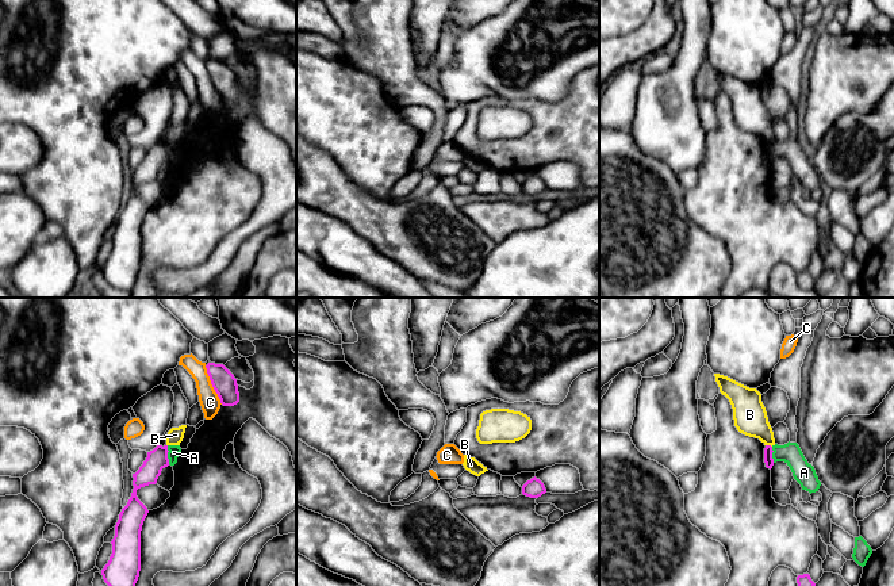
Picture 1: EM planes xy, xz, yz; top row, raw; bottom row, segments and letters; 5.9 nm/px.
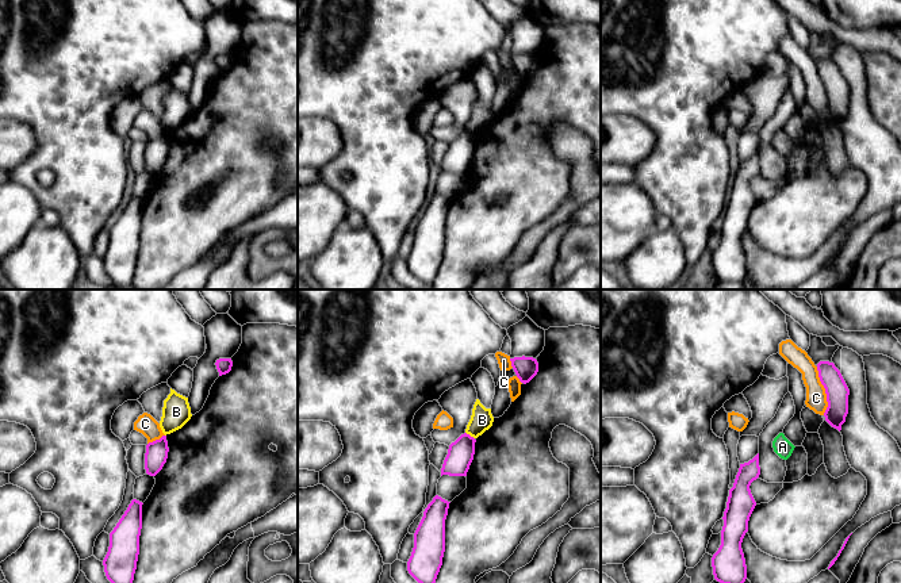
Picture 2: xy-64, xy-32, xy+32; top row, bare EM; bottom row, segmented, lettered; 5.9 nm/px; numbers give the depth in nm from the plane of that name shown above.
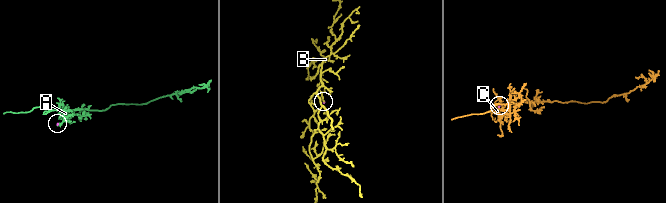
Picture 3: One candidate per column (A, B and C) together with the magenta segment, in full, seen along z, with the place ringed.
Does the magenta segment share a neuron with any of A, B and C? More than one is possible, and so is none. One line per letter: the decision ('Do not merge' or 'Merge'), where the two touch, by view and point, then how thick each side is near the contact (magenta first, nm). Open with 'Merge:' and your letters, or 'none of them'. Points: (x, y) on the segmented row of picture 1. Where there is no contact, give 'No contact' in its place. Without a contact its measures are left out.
Merge: none of them
A: Do not merge. Touches magenta at xy (167, 455). Thickness 130 nm (magenta) against 70 nm
B: Do not merge. Touches magenta at yz (768, 445). Thickness 60 nm (magenta) against 200 nm
C: Do not merge. Touches magenta at xy (211, 383). Thickness 140 nm (magenta) against 120 nm

